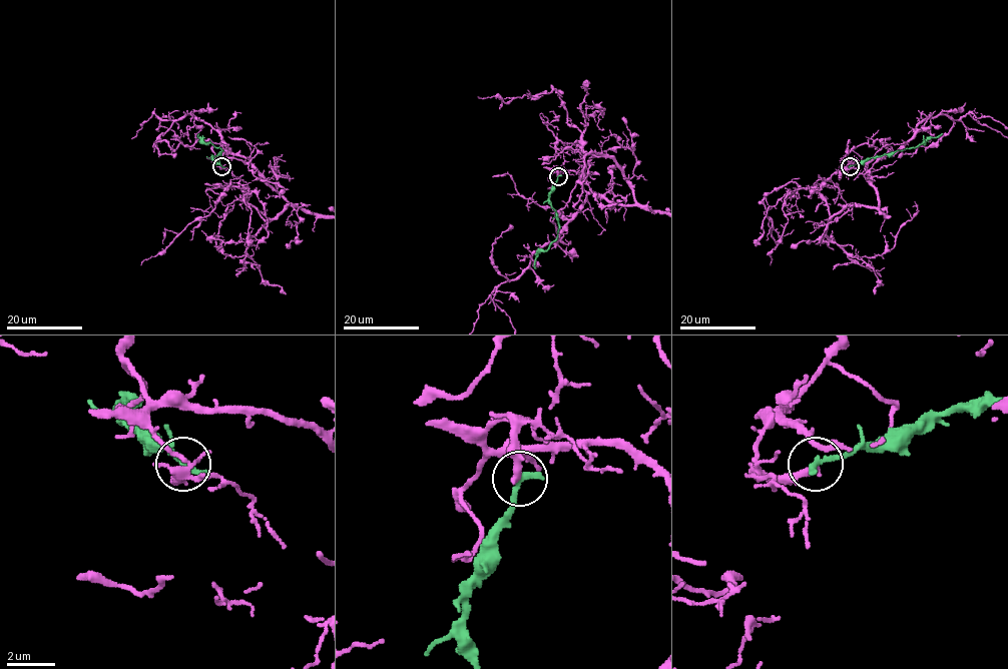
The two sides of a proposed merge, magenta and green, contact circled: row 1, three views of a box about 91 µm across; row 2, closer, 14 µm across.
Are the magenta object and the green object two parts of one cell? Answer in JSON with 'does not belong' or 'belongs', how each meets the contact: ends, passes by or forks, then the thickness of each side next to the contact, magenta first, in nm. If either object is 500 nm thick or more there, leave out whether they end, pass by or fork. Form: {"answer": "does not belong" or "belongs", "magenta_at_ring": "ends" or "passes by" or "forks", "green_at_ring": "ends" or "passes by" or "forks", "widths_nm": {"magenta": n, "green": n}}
{"answer": "does not belong", "magenta_at_ring": "ends", "green_at_ring": "ends", "widths_nm": {"magenta": 320, "green": 320}}

